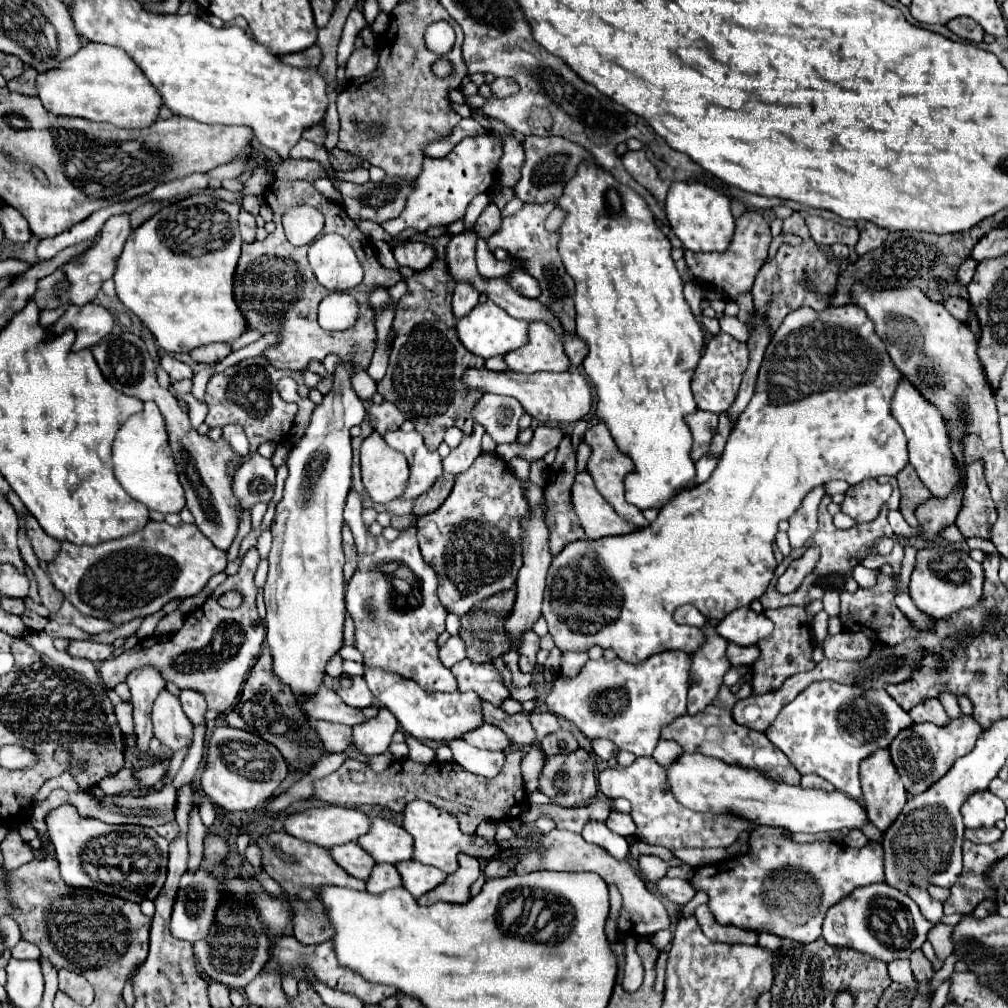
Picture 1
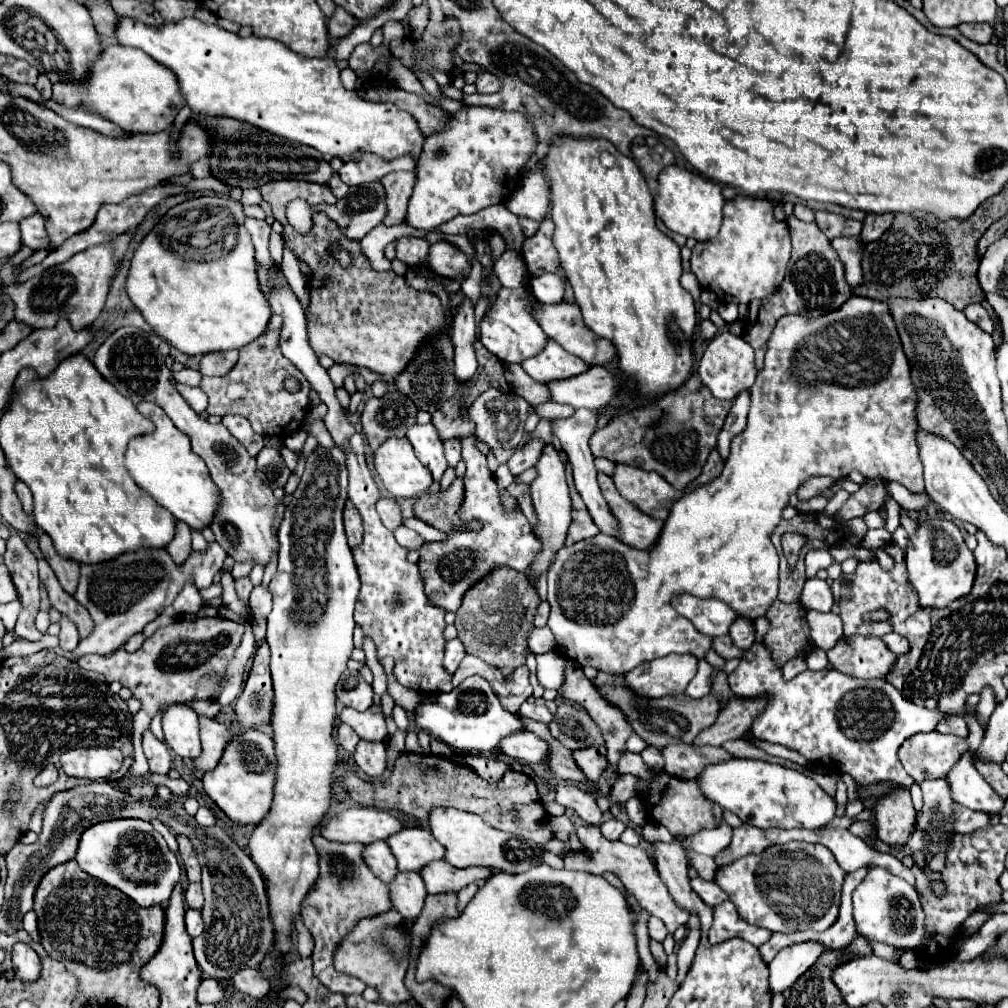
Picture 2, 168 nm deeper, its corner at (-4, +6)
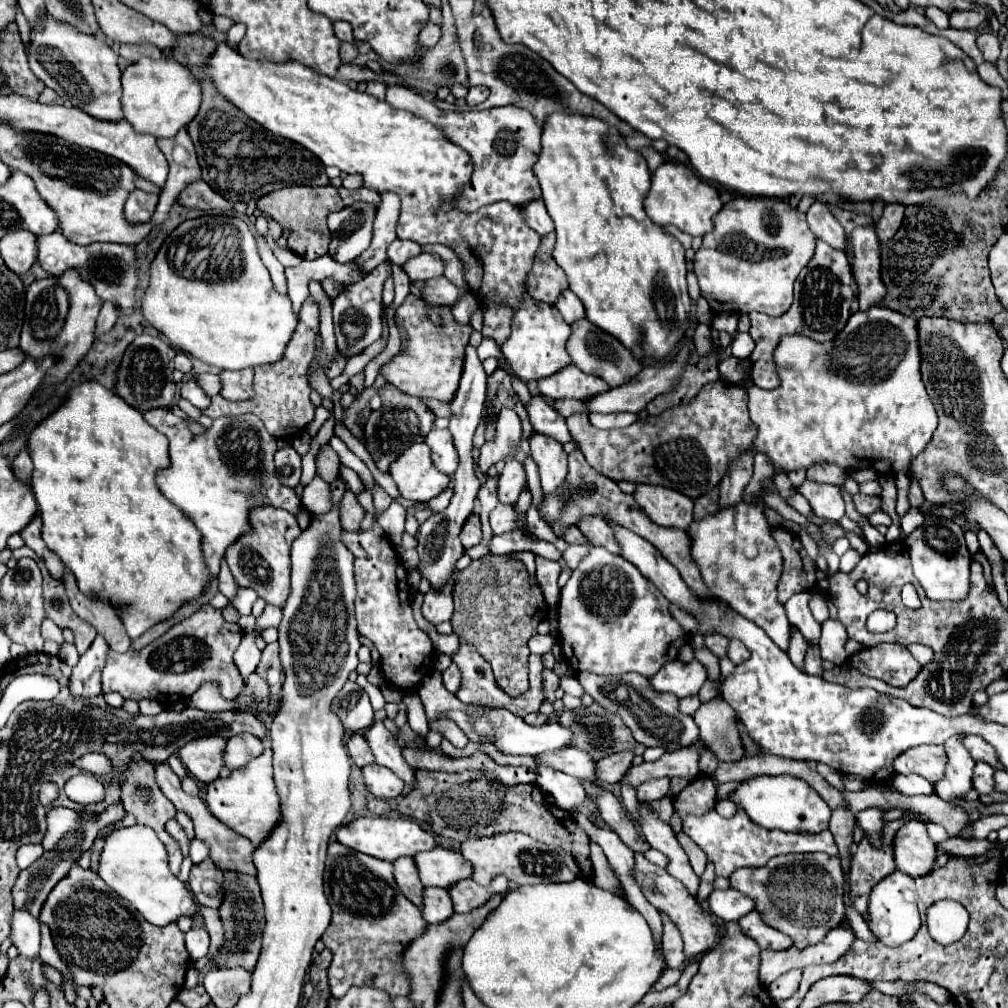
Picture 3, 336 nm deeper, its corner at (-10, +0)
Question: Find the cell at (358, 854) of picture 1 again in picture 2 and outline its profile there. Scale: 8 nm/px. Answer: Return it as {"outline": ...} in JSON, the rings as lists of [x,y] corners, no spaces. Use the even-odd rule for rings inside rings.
{"outline":[[[385,842],[365,846],[365,862],[373,870],[373,874],[377,878],[381,878],[385,884],[393,882],[397,872],[399,872],[397,870],[397,860],[395,860],[393,852],[389,850],[389,846]]]}

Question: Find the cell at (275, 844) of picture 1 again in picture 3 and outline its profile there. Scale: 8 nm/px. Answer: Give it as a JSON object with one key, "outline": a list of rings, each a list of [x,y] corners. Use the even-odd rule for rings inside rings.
{"outline":[[[331,842],[325,866],[325,896],[333,908],[331,924],[321,936],[325,948],[333,952],[329,966],[331,994],[341,998],[351,986],[375,986],[391,996],[407,996],[409,980],[401,972],[399,954],[423,932],[427,922],[419,908],[395,886],[393,866]]]}

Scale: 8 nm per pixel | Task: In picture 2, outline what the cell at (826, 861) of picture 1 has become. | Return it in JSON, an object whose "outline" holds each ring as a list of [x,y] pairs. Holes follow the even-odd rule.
{"outline":[[[789,844],[767,848],[761,856],[743,856],[735,860],[731,866],[719,868],[715,874],[715,882],[729,892],[729,900],[737,906],[739,916],[755,926],[767,928],[771,932],[795,932],[795,930],[827,930],[833,920],[837,920],[837,908],[841,904],[841,886],[843,886],[845,872],[837,864],[835,856],[829,848],[821,844]]]}

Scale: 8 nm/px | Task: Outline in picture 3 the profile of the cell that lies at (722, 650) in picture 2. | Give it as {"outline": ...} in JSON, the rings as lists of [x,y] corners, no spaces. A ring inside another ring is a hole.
{"outline":[[[707,634],[707,636],[705,636],[705,644],[707,644],[707,648],[709,648],[717,658],[725,658],[725,656],[727,656],[729,638],[723,638],[721,634]]]}

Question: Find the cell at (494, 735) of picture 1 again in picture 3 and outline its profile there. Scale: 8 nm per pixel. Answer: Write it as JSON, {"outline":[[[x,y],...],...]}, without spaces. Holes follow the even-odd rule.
{"outline":[[[565,746],[563,750],[551,750],[551,754],[535,756],[539,762],[547,762],[553,770],[565,772],[579,780],[597,780],[595,778],[595,760],[573,746]]]}

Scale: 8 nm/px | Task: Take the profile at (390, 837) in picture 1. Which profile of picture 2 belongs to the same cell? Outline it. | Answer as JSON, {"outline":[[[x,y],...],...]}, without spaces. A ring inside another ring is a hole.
{"outline":[[[403,828],[397,836],[389,838],[387,844],[403,872],[419,872],[429,862],[445,858],[445,848],[423,828]]]}

